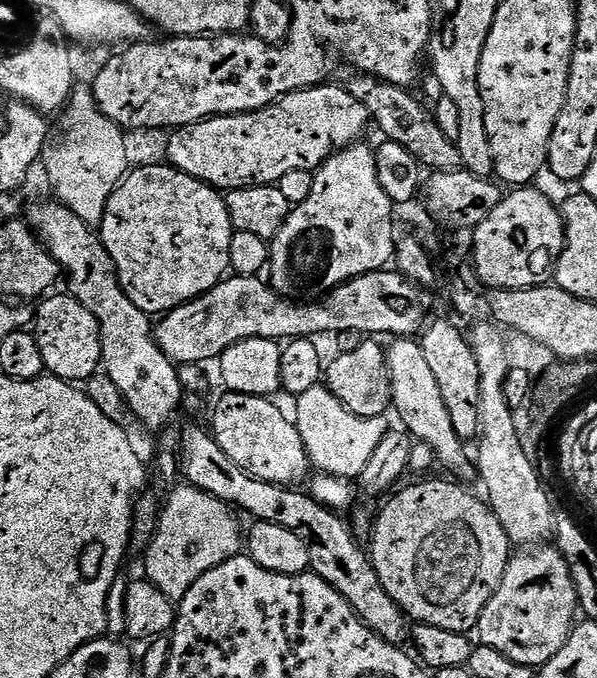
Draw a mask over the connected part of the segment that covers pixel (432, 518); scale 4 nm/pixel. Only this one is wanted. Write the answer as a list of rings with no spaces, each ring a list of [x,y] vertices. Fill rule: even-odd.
[[[424,478],[421,484],[412,484],[409,488],[404,488],[384,509],[380,512],[380,517],[376,520],[376,525],[372,528],[372,548],[370,547],[370,559],[374,570],[378,574],[378,578],[382,582],[382,586],[386,590],[386,594],[390,594],[390,598],[398,607],[404,611],[405,617],[409,621],[418,624],[429,624],[430,626],[438,626],[442,630],[450,630],[451,632],[471,633],[476,627],[476,623],[480,621],[482,610],[486,606],[486,602],[490,602],[490,598],[494,598],[494,594],[498,590],[498,586],[502,582],[502,578],[506,574],[506,566],[510,559],[510,541],[506,530],[502,530],[502,526],[498,522],[498,518],[492,513],[491,508],[483,499],[480,500],[476,496],[471,496],[467,492],[465,485],[460,482],[451,484],[448,480],[428,480],[432,478]]]

